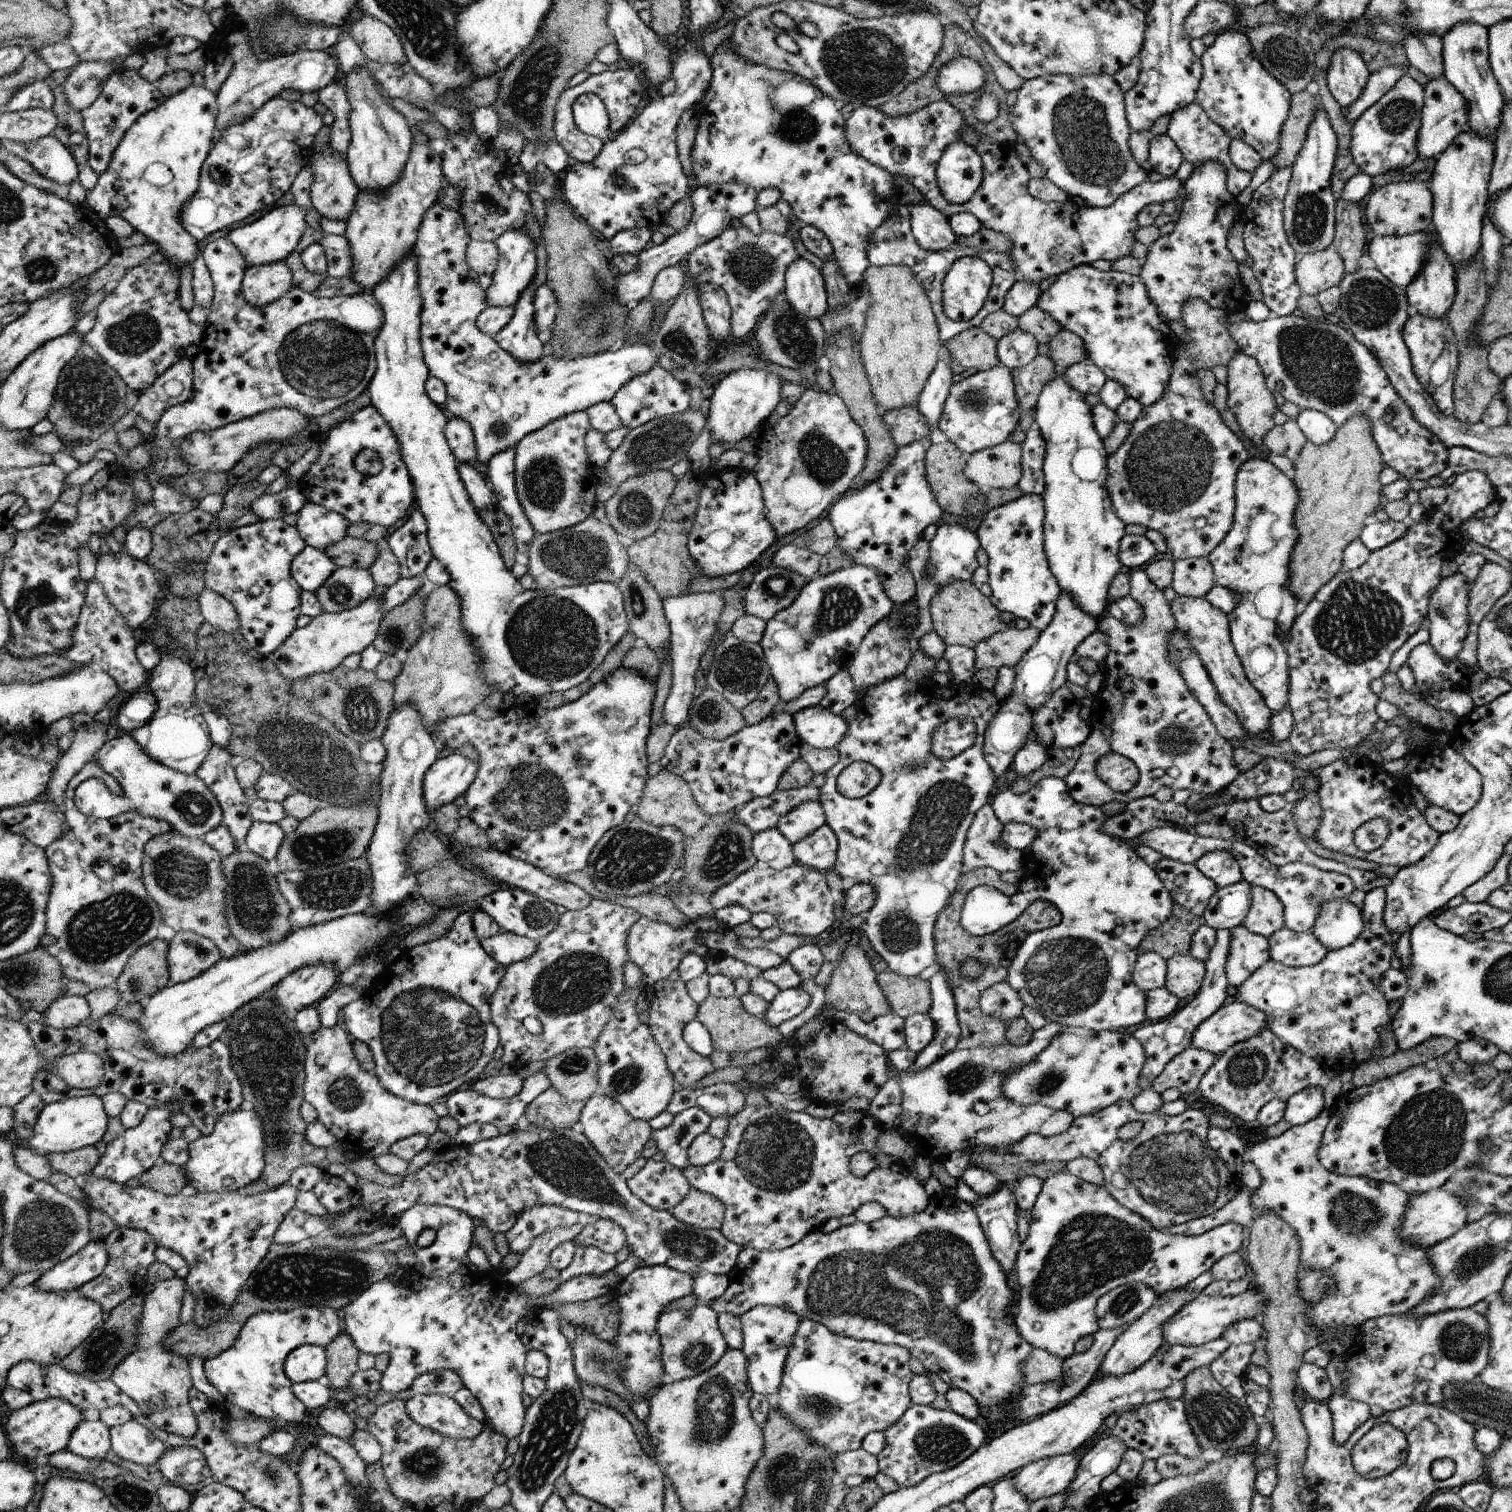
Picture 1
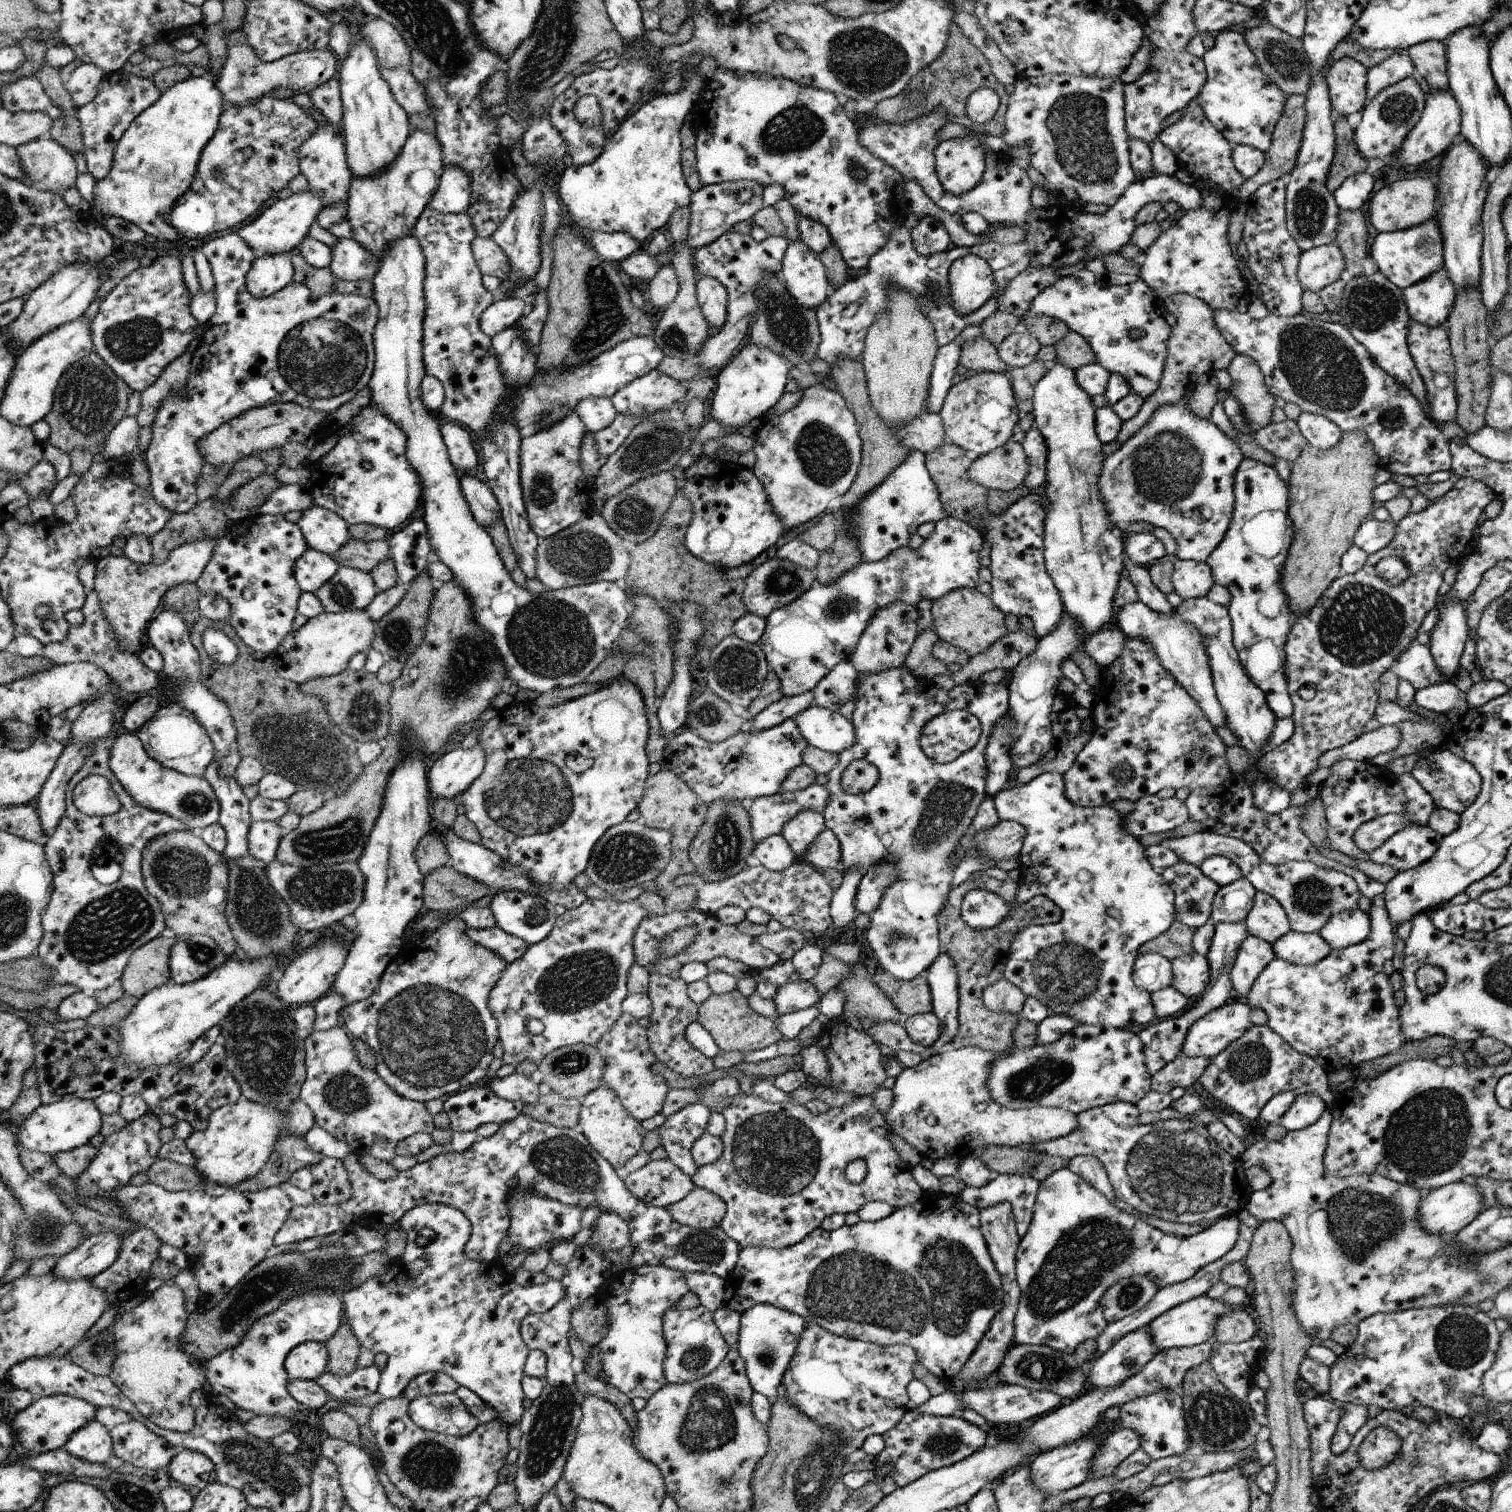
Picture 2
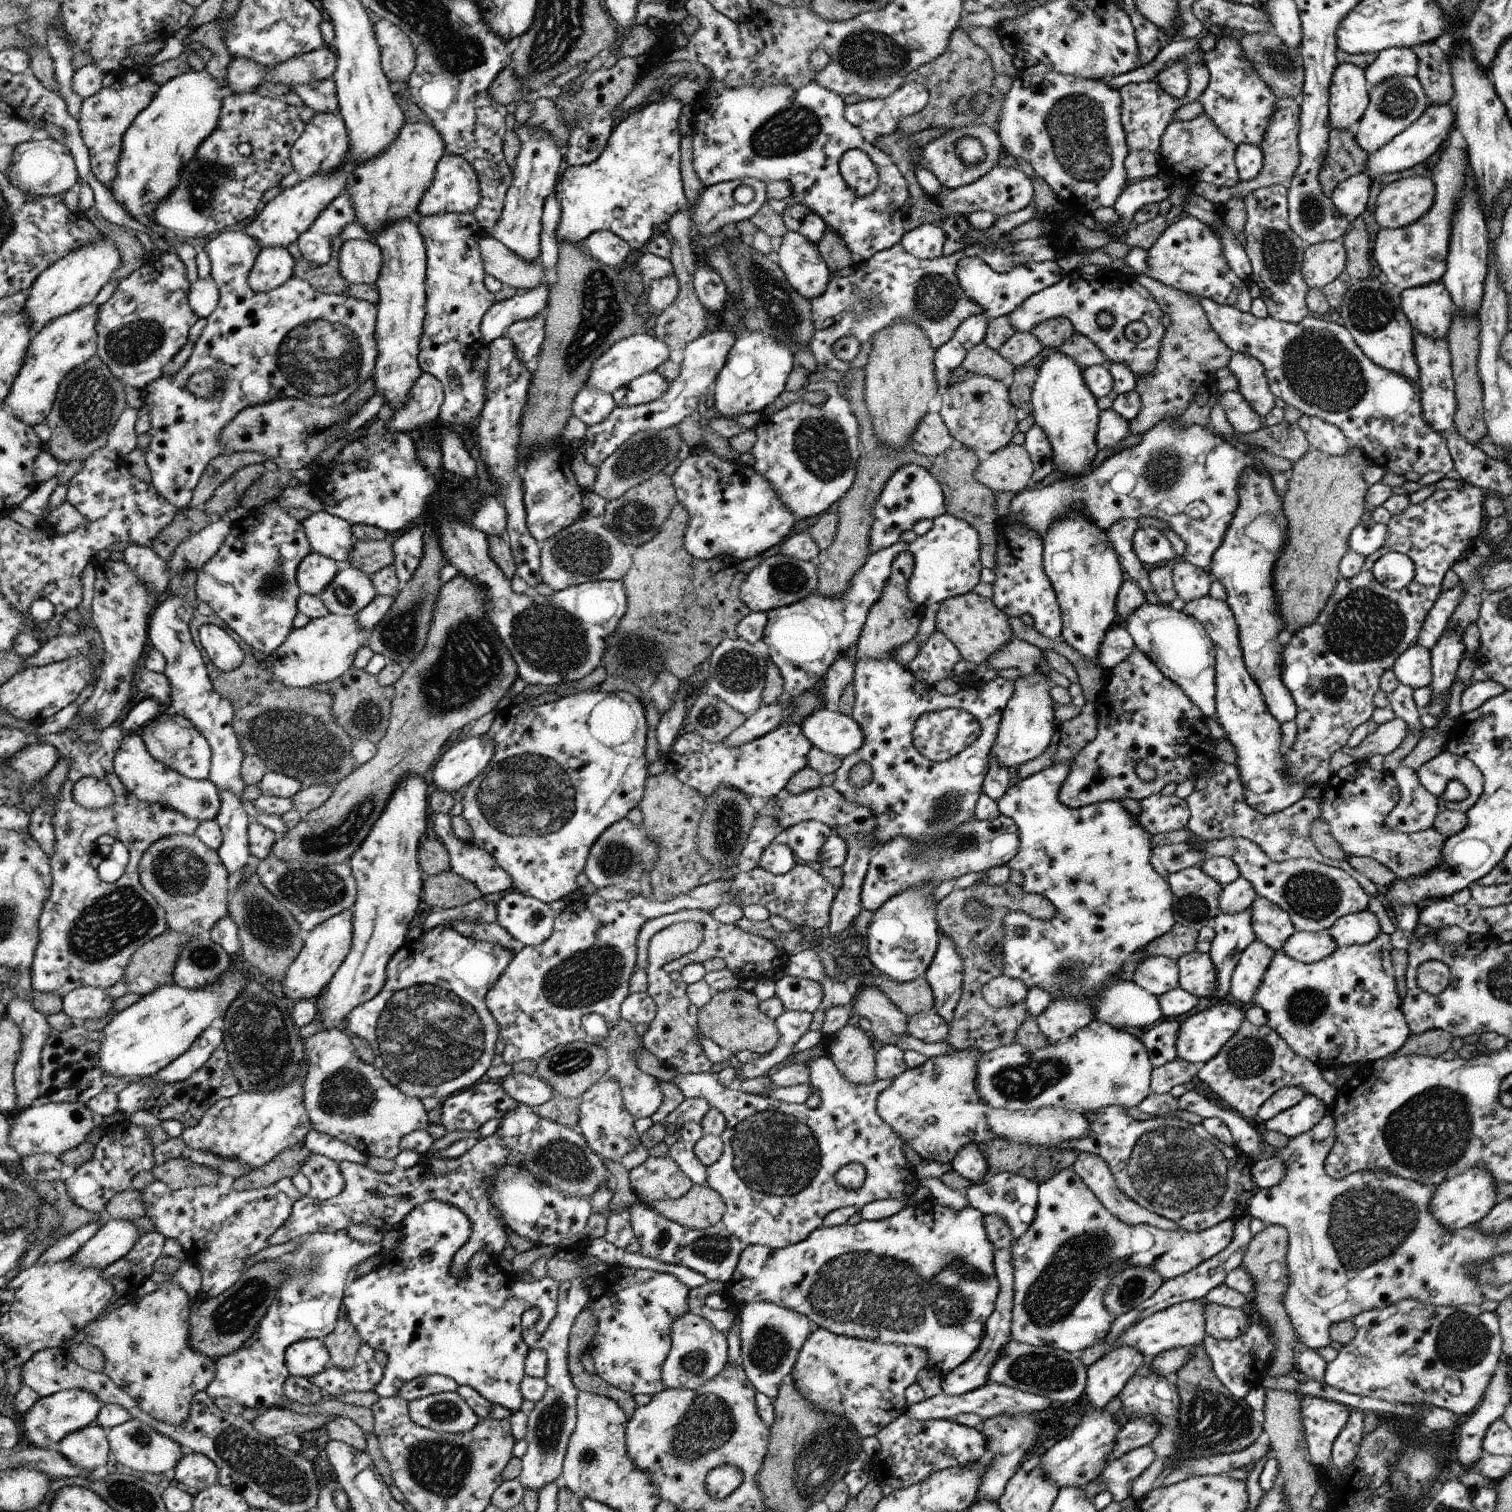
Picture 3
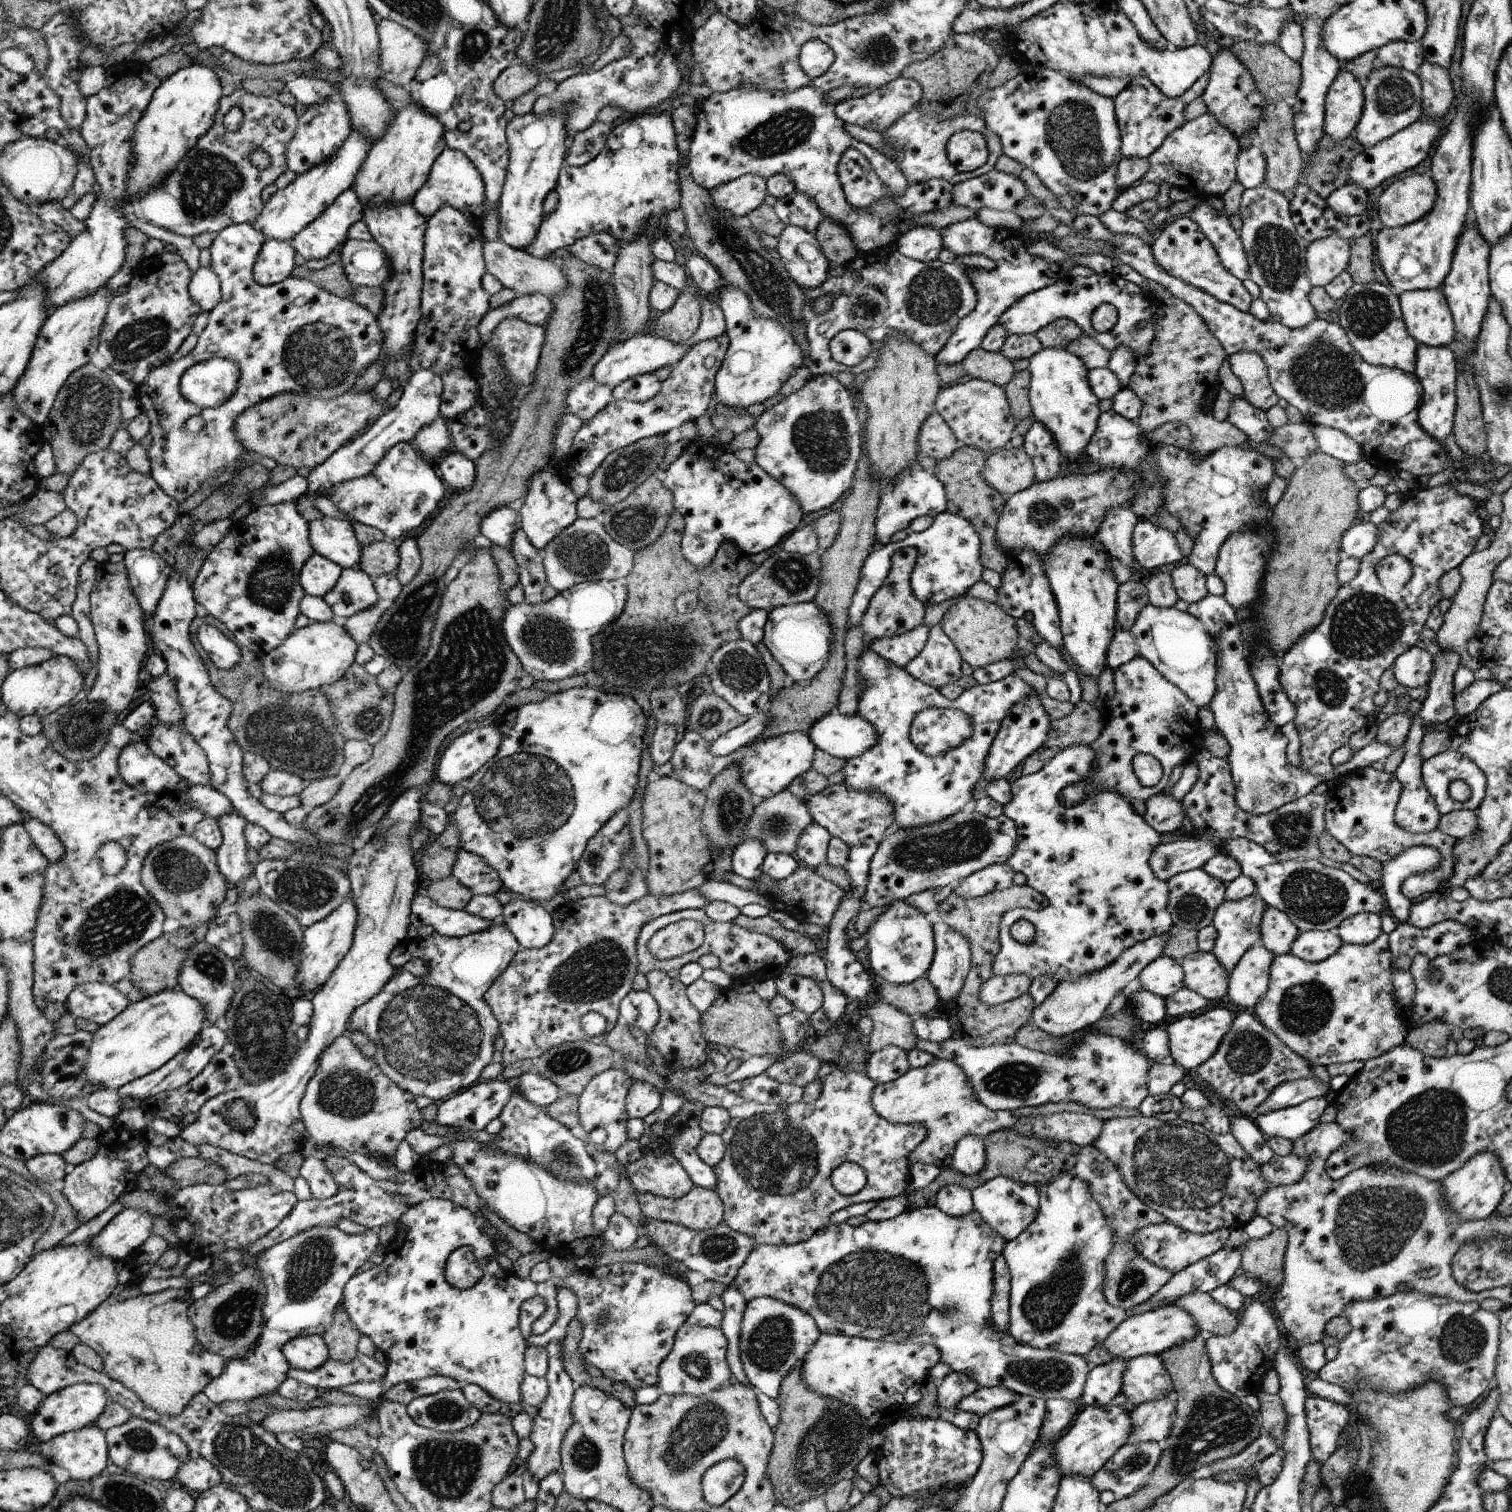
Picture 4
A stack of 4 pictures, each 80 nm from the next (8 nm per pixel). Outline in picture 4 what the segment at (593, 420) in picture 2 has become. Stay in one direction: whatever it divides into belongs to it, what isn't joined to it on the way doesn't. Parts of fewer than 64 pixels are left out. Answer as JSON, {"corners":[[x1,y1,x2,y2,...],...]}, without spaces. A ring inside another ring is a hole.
{"corners":[[593,377,582,380,570,388,569,396,566,396,568,411,576,414,582,421,590,420,598,415,612,402,613,389,608,384,600,384]]}

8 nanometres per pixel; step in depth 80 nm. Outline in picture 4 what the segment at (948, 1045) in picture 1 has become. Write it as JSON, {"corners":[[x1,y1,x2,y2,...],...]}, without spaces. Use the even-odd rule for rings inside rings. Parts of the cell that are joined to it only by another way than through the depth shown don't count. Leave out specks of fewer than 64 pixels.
{"corners":[[946,922,934,924,932,930,937,953,927,976,941,997,941,1006,950,1008,972,968,972,950,970,942]]}

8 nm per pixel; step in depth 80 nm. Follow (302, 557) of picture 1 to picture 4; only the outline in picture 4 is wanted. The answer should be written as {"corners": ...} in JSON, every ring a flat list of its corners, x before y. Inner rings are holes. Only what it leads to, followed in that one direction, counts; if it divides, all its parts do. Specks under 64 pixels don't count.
{"corners":[[314,553,301,572,302,589,305,590,306,595,323,598,334,590,343,572,340,565]]}

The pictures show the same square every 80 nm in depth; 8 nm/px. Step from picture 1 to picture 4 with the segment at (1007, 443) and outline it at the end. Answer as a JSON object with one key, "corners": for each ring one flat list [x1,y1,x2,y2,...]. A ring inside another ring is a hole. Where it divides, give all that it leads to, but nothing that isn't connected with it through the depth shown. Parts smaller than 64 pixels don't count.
{"corners":[[1007,446,994,451,986,460,982,479,997,492,1009,497,1035,483,1035,469,1022,447]]}

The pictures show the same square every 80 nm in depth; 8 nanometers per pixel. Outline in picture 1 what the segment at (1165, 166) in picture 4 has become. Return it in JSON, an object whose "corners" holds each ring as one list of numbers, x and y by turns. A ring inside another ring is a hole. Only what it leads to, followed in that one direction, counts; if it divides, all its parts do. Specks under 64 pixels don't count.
{"corners":[[1196,100,1184,108,1175,110,1168,116,1169,123,1167,124,1166,134,1176,143,1176,146,1182,153,1183,160,1188,160,1194,167,1202,161,1218,161,1227,172,1227,187,1235,197,1250,184,1253,174,1236,168,1231,161,1229,155,1231,138,1228,136,1228,133,1203,111,1203,108]]}

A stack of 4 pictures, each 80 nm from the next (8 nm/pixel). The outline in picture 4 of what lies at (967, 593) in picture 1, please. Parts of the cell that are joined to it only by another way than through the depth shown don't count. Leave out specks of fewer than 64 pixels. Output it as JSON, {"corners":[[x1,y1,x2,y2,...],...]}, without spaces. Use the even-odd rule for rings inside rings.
{"corners":[[970,597,956,602,939,624,957,646,958,653,962,654,966,664,975,670,1015,656,1022,645,1016,618,1004,612,997,603]]}

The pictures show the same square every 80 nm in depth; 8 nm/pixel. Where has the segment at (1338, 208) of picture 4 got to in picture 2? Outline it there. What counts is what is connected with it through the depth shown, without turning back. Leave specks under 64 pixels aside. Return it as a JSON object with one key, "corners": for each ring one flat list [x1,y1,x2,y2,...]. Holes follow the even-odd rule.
{"corners":[[1366,172,1349,176,1340,188,1333,192,1336,204,1344,210,1359,209,1370,199,1374,181,1372,174]]}

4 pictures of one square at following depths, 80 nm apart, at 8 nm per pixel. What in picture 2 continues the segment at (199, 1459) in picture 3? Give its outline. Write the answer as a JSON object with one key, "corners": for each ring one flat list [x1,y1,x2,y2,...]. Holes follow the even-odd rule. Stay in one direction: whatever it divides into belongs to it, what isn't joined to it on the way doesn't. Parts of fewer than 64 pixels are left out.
{"corners":[[190,1449,178,1451,165,1470,173,1484,184,1488,196,1486,201,1491,208,1483,217,1480,212,1461,205,1454]]}

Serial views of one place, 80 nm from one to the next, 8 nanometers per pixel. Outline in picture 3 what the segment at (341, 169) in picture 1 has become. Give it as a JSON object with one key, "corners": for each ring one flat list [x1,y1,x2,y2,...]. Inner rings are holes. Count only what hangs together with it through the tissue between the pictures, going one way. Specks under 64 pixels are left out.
{"corners":[[317,112,306,124,305,132,298,138,290,150,290,160,294,172,298,172,301,180,310,176,330,176,338,168,342,168,346,154,349,153,349,130,340,112]]}

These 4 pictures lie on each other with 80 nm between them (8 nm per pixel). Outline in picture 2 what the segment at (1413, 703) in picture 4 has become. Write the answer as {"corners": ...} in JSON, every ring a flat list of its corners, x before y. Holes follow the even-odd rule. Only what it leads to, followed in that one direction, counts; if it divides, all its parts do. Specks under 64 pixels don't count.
{"corners":[[1398,724,1383,725,1376,730,1368,730,1355,741,1337,749,1330,749,1318,757,1317,766,1332,767,1334,763,1344,759,1355,761,1370,760,1380,752,1390,752,1397,748,1402,738]]}

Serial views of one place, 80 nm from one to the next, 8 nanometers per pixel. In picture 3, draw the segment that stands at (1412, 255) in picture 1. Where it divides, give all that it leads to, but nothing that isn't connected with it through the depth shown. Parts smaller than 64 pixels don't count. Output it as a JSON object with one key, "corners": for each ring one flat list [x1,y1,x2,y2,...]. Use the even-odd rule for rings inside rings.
{"corners":[[1446,143,1441,149,1440,162,1434,168,1431,179,1435,184,1432,208,1415,223,1397,229,1380,229,1371,250,1388,283,1400,291,1440,281,1446,272,1446,259,1450,240,1451,216,1465,182,1465,170,1469,162,1465,149,1454,148]]}

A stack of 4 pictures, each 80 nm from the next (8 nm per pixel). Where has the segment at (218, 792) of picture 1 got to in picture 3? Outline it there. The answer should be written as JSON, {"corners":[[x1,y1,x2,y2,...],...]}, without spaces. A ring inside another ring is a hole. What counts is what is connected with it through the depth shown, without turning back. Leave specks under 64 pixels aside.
{"corners":[[220,790,221,812,215,822,223,836,222,846,217,849,222,864,229,874,240,872,246,867,251,855,249,850,249,825,251,820,242,800,232,790]]}

